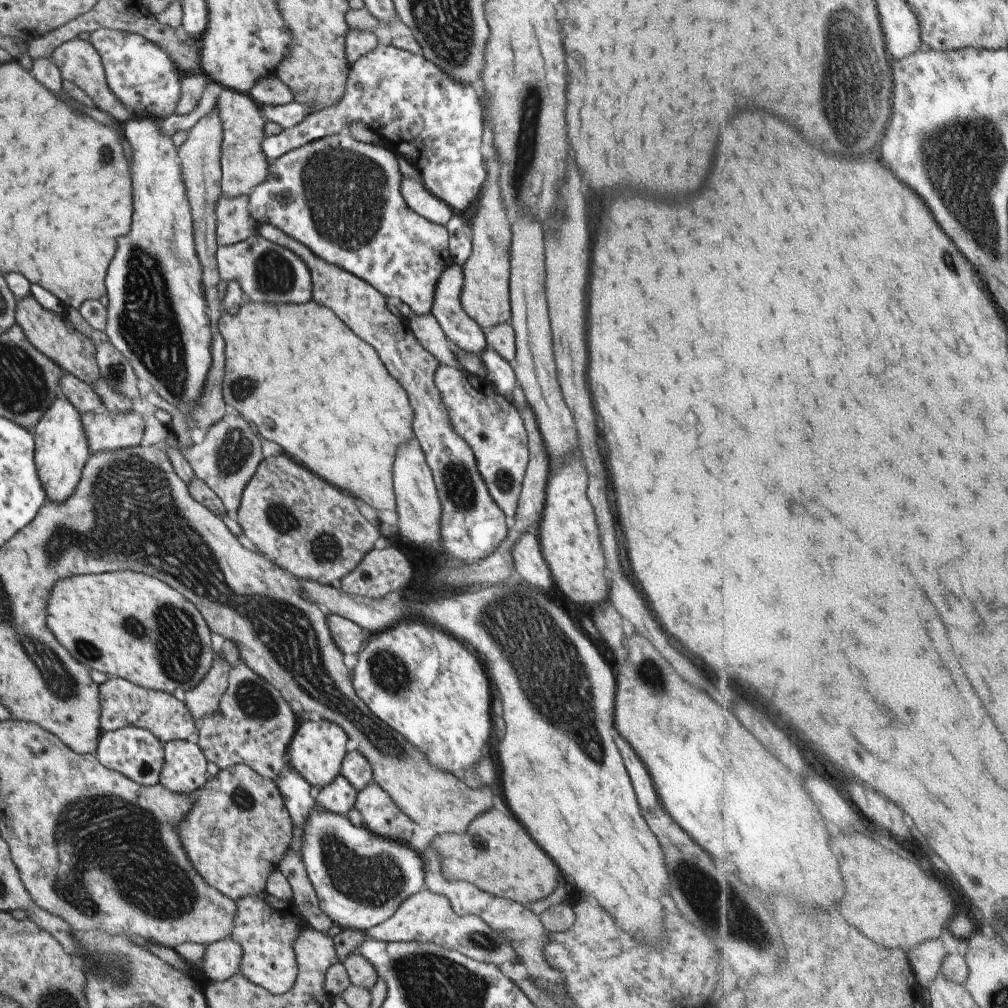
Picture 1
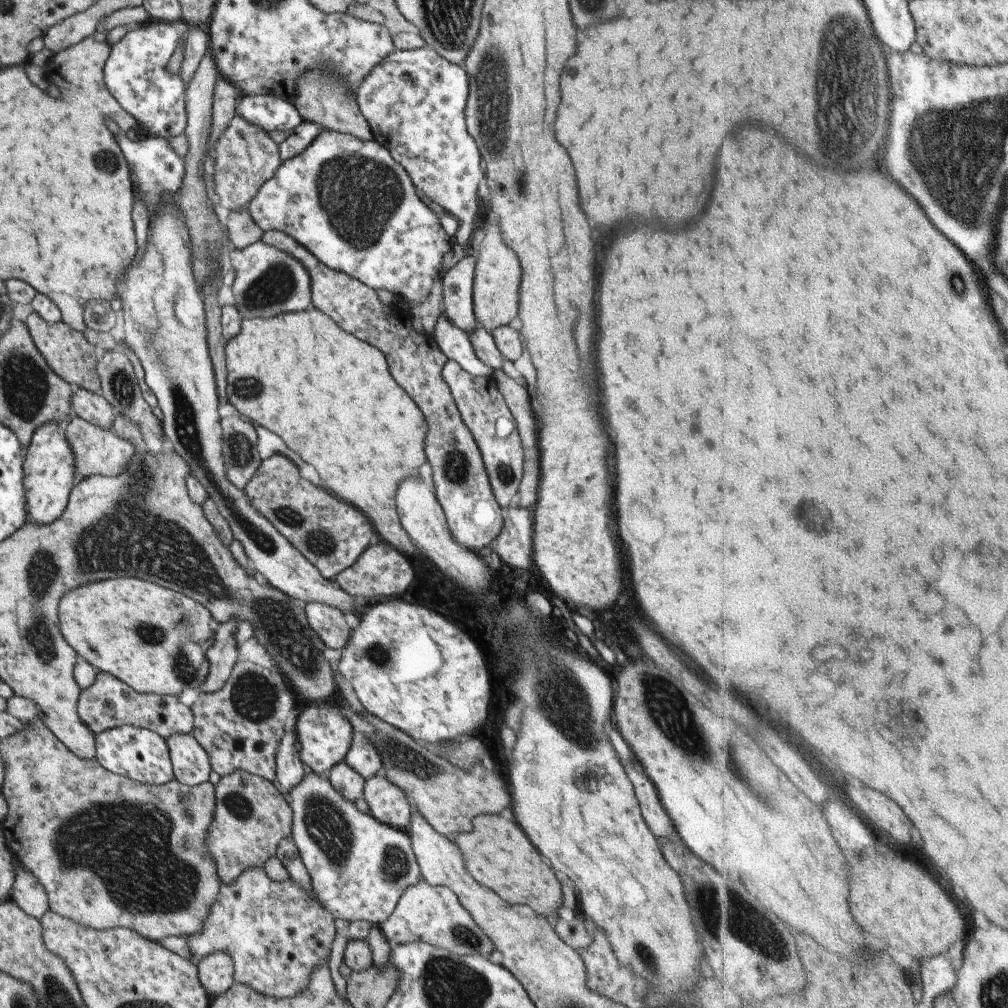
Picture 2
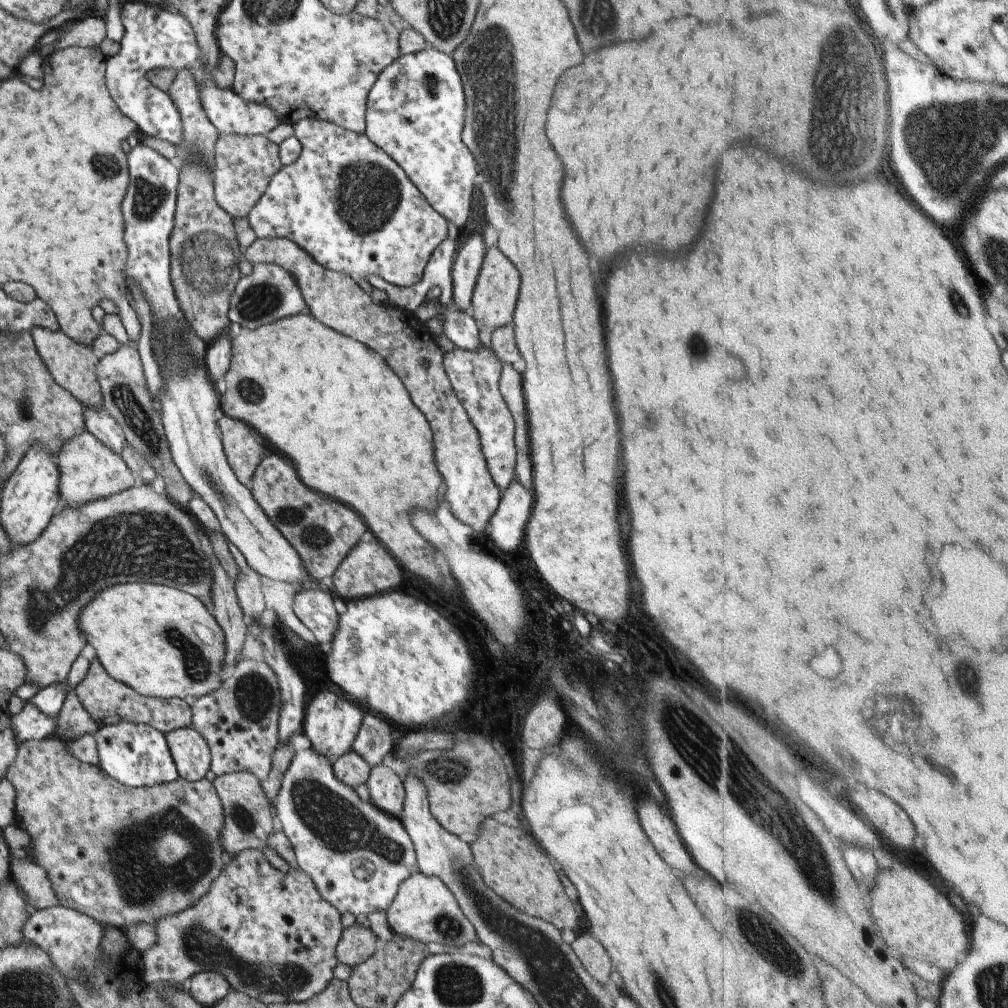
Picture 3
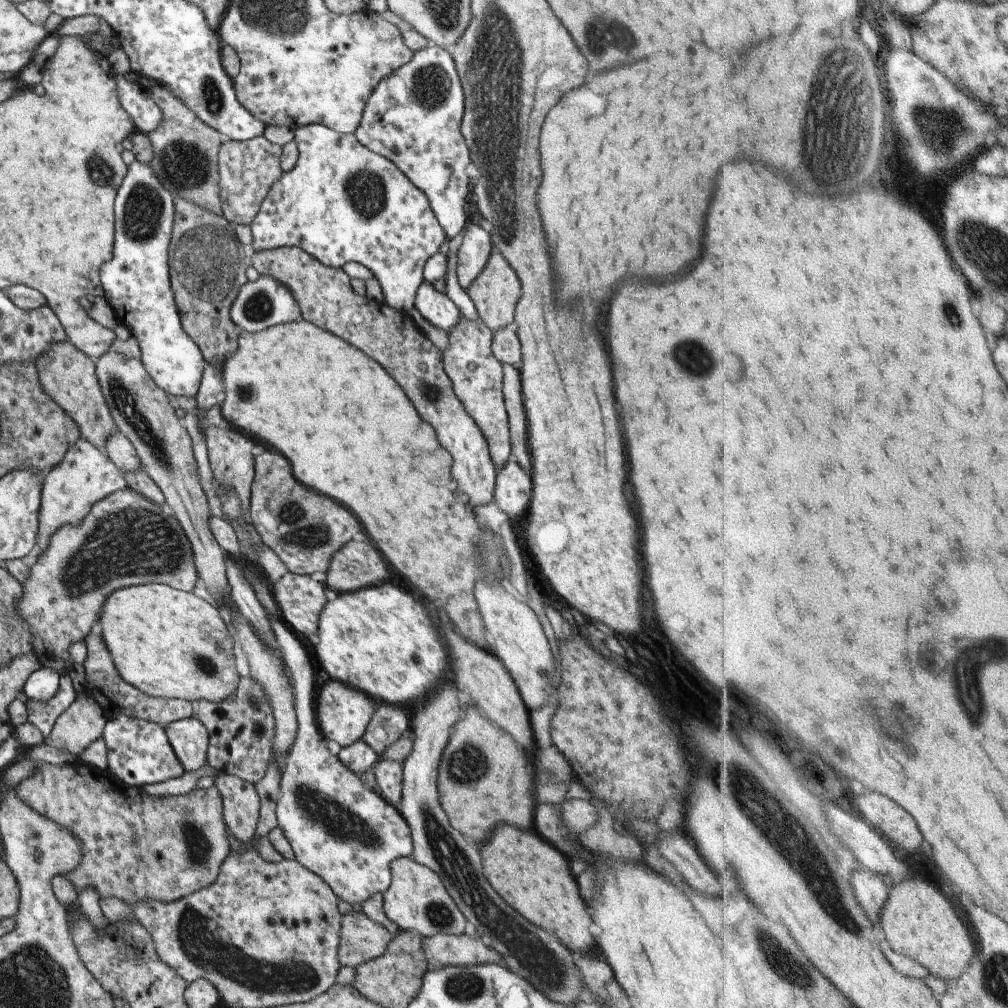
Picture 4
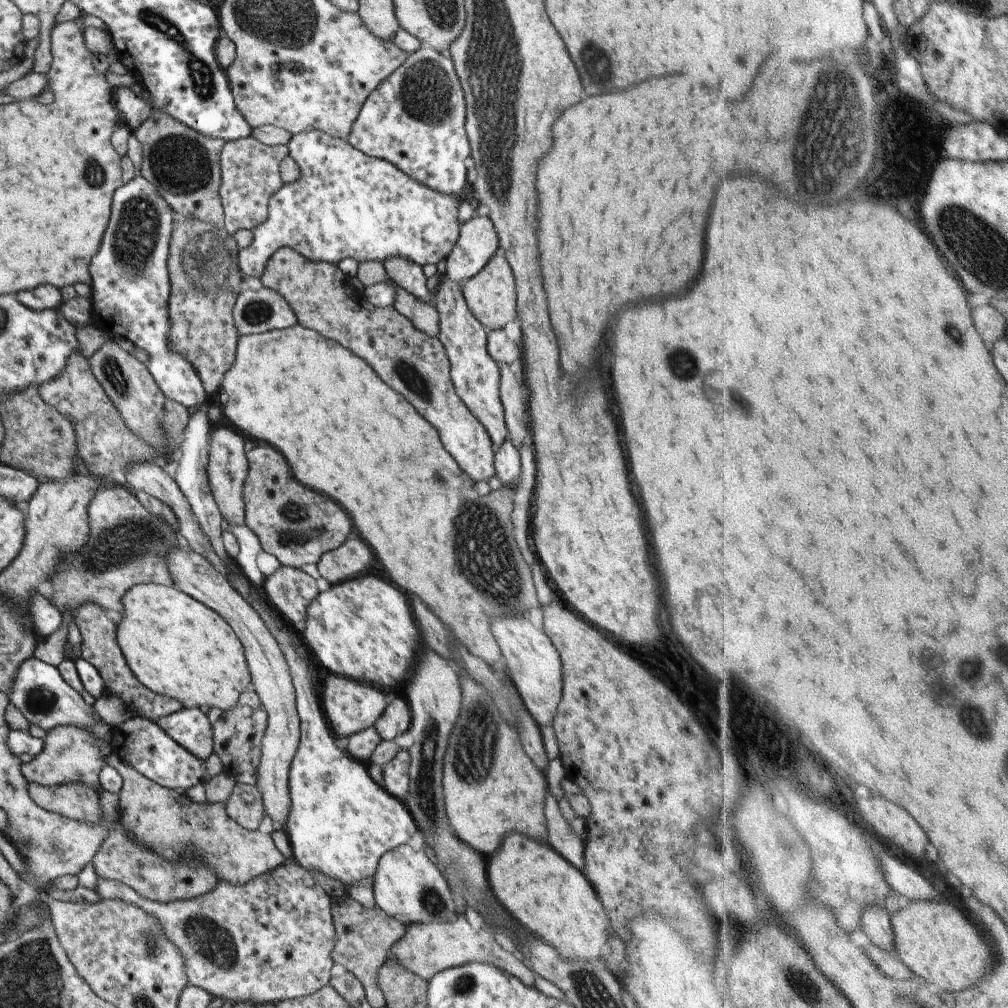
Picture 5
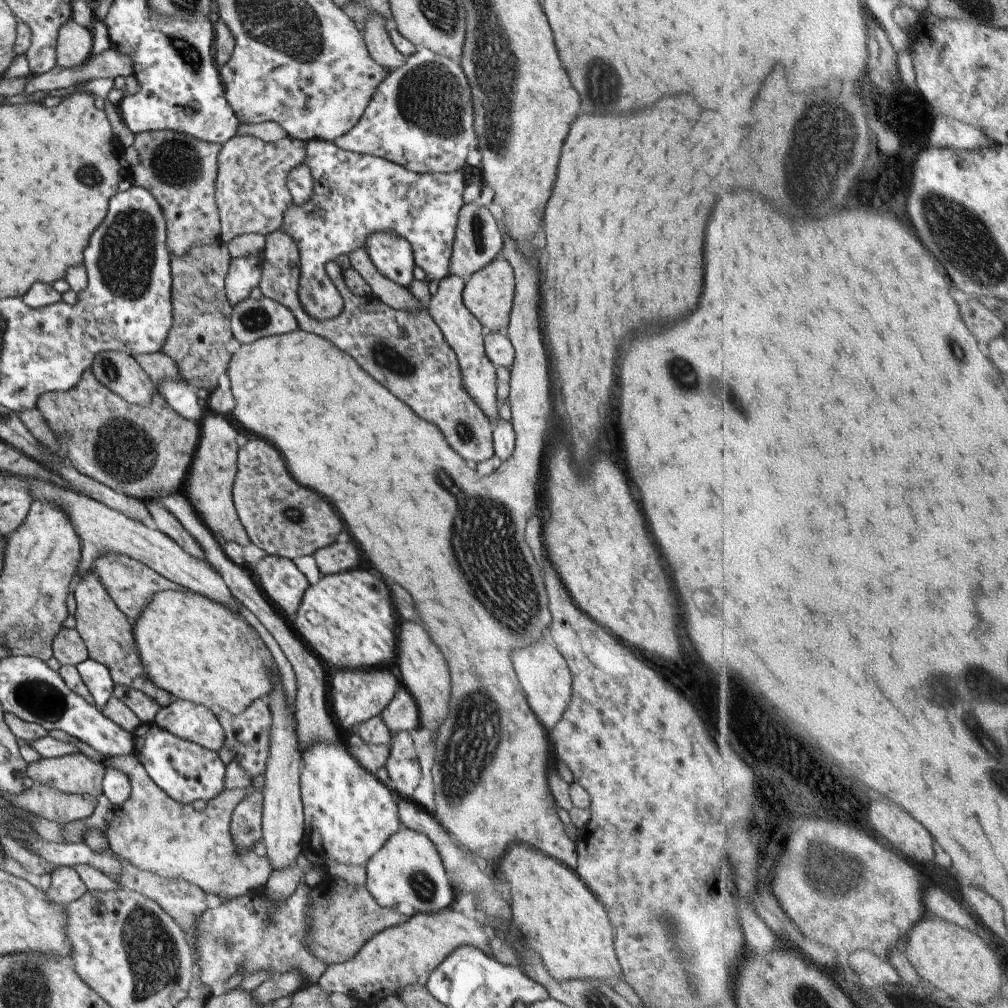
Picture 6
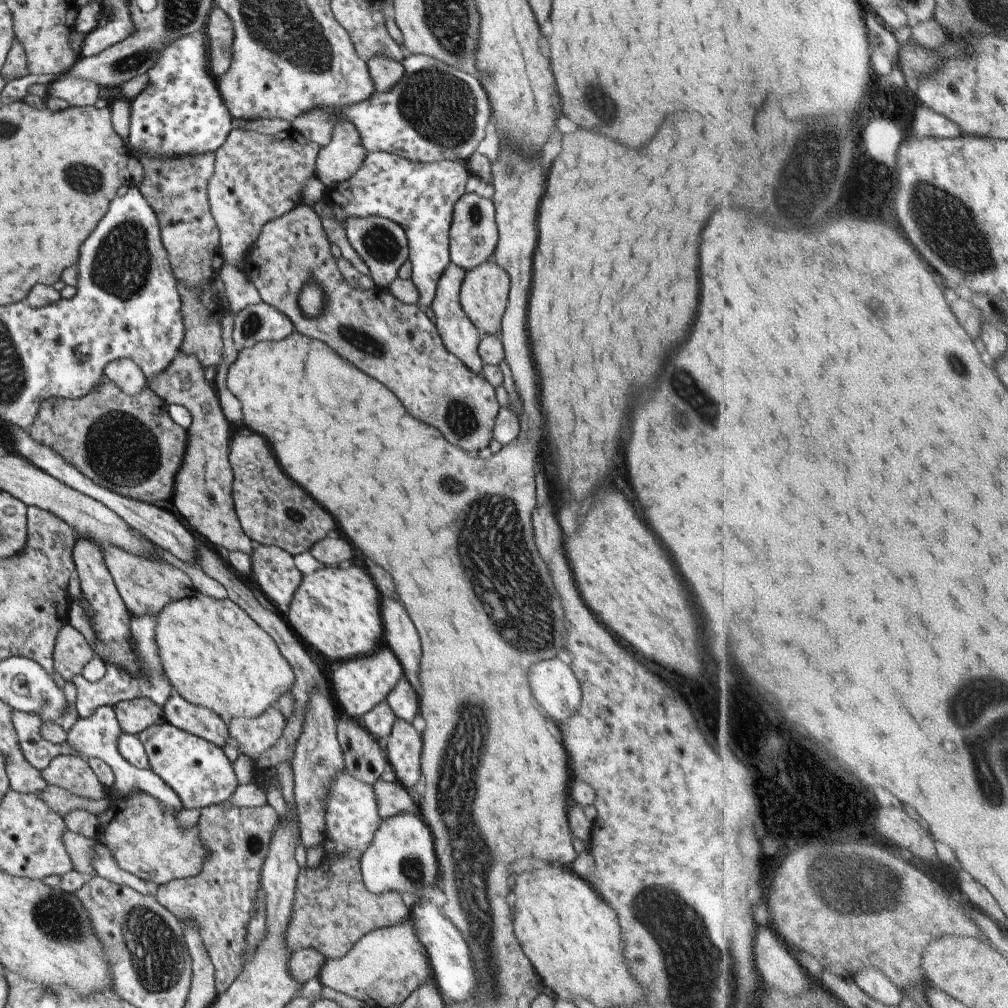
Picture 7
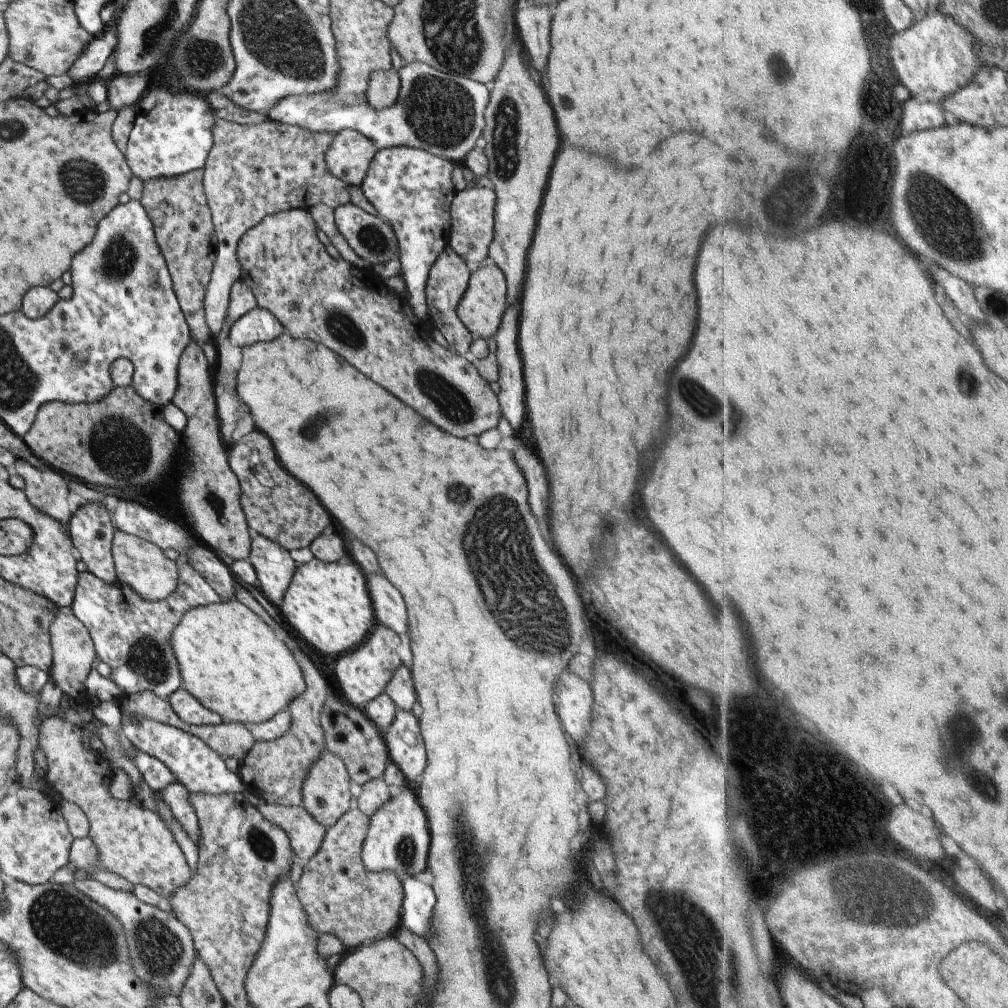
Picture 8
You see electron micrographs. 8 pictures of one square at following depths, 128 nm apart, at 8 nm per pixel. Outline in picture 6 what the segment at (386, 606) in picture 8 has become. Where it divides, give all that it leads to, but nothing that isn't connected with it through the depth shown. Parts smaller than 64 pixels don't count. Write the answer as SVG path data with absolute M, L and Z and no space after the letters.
M401 622L399 628L399 654L396 654L396 663L399 667L399 685L405 688L412 697L418 711L419 728L427 728L429 744L435 738L435 732L443 718L447 716L447 700L449 700L449 672L441 652L435 648L431 638L423 632L419 624Z

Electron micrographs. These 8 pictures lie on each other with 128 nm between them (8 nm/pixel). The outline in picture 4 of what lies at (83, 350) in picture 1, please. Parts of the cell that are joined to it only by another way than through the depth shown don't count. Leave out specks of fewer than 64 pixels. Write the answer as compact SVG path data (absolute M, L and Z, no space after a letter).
M68 340L51 344L34 362L39 384L43 392L73 419L81 439L103 452L105 440L115 434L117 428L107 410L100 386L95 376L94 361L79 352Z

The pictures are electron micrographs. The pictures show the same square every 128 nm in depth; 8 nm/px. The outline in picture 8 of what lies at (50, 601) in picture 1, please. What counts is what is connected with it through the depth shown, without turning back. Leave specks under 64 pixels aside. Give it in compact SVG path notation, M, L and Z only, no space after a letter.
M234 598L187 610L179 624L171 630L169 646L177 662L181 687L207 710L220 716L221 720L226 718L230 723L248 726L250 723L265 722L277 712L287 710L291 700L305 690L301 668L287 644L275 636L275 628L269 628L259 616Z

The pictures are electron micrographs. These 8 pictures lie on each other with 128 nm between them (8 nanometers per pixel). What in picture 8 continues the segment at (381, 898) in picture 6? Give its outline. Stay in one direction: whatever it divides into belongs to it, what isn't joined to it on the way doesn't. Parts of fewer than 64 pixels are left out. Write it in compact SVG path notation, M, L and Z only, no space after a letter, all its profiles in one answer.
M406 783L394 789L392 793L391 798L387 798L387 802L368 817L360 854L365 870L369 872L391 870L401 882L405 876L426 868L430 836L427 818L419 806L414 786Z

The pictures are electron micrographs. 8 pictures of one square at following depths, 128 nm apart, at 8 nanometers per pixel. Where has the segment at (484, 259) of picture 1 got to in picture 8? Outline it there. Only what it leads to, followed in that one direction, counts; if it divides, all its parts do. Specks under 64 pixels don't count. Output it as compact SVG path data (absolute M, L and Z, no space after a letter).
M495 263L481 266L474 272L470 272L463 296L457 303L456 315L461 324L469 331L472 340L487 339L495 334L499 328L499 322L501 322L501 314L505 310L505 292L506 282L503 273Z

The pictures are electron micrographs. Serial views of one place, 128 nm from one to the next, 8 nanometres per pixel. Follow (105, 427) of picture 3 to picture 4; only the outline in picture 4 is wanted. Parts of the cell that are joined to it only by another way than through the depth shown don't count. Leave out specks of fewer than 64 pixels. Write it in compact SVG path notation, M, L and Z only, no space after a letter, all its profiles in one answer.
M119 432L111 434L105 440L103 452L111 459L113 466L125 474L125 472L135 472L135 470L144 470L143 464L139 456L135 454L135 450L131 443Z

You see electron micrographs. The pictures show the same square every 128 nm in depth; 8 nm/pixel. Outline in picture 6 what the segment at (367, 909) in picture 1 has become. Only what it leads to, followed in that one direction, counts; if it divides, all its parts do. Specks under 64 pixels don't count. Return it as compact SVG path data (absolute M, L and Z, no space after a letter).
M313 741L302 750L300 764L298 786L303 818L302 849L320 857L323 862L332 861L365 868L375 852L378 852L390 837L403 828L398 816L395 794L388 784L380 783L374 775L367 773L339 742Z

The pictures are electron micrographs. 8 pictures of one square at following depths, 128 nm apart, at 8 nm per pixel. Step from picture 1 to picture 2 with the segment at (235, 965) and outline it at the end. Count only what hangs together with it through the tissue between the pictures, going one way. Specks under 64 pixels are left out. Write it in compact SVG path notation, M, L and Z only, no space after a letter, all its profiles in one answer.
M213 952L196 964L197 980L209 999L221 996L233 983L233 963L223 952Z

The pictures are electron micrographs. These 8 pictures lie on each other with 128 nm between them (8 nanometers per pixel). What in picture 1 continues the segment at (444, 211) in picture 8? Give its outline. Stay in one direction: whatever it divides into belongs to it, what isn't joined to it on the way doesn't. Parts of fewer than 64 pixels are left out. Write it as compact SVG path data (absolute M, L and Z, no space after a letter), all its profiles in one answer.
M344 132L339 134L333 134L325 136L323 138L309 142L305 146L299 146L291 152L285 152L283 156L279 156L277 160L272 160L267 168L267 176L261 184L253 186L249 196L247 198L247 208L251 218L256 224L270 224L275 228L278 228L281 232L284 232L287 236L290 236L293 240L300 242L308 248L317 258L327 262L327 264L334 264L347 272L353 274L357 278L363 280L367 284L370 284L377 292L380 292L386 299L400 300L413 312L413 315L423 316L430 312L431 305L433 304L433 293L435 290L435 284L441 274L442 269L447 268L453 264L453 259L447 251L447 230L444 226L439 224L433 224L433 222L415 214L411 208L407 208L407 204L403 202L401 198L401 192L399 192L399 180L401 180L401 172L398 168L395 155L389 149L386 149L383 145L364 143L355 140L351 135Z

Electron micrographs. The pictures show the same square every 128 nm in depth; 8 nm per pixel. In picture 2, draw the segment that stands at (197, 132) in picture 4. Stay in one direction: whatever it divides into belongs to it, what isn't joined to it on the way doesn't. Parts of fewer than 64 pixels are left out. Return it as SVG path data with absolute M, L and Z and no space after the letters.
M188 25L189 32L185 38L185 44L182 46L181 62L178 71L179 78L183 82L183 88L187 88L189 78L193 76L199 61L201 60L205 50L208 46L207 31L204 28L197 28L197 26Z

